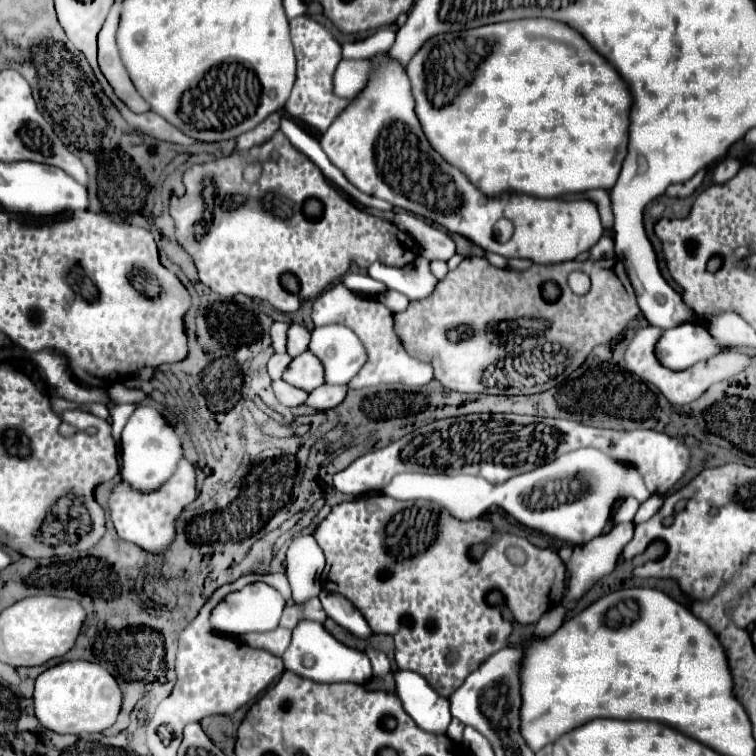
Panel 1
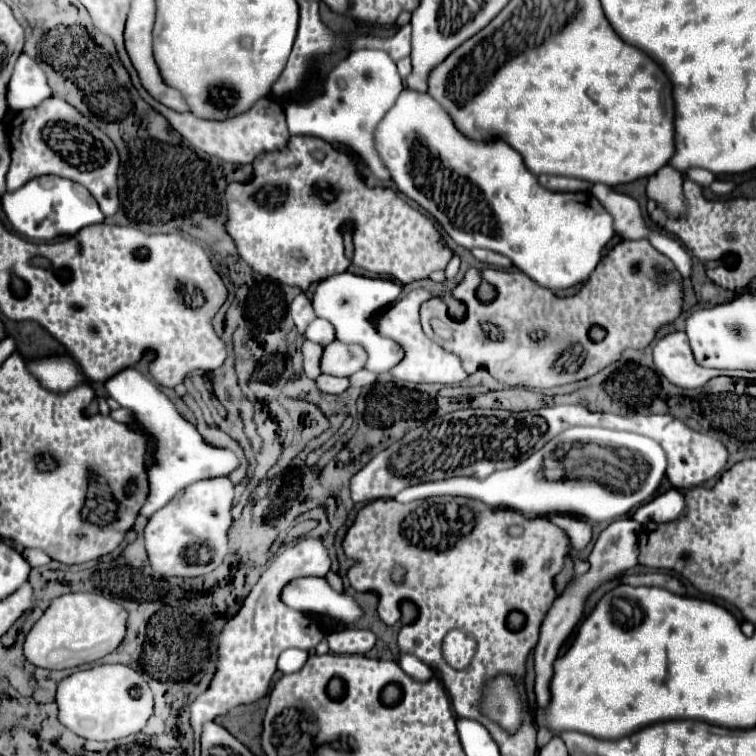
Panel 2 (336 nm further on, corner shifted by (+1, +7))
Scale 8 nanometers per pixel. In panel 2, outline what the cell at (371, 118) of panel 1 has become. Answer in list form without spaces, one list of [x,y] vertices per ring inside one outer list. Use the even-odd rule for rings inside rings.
[[[404,88],[400,92],[396,104],[374,130],[374,146],[398,190],[428,210],[456,244],[468,250],[486,248],[504,254],[518,270],[550,290],[564,290],[588,280],[590,272],[602,258],[604,246],[614,236],[612,216],[590,192],[558,194],[542,188],[536,182],[536,176],[526,170],[514,148],[506,146],[504,140],[468,140],[454,128],[452,118],[444,112],[444,108],[424,92],[414,92],[412,88]]]

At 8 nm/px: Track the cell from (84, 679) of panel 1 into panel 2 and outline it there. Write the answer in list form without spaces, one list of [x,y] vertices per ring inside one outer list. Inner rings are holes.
[[[100,664],[64,678],[56,690],[58,720],[88,740],[116,740],[136,734],[152,714],[152,692],[144,678],[124,664]]]

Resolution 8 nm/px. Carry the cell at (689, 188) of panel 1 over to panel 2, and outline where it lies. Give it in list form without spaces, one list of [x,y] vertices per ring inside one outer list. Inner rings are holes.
[[[664,166],[654,176],[648,178],[646,192],[648,192],[648,198],[656,200],[670,214],[678,216],[684,212],[682,184],[684,184],[684,176],[672,166]]]

